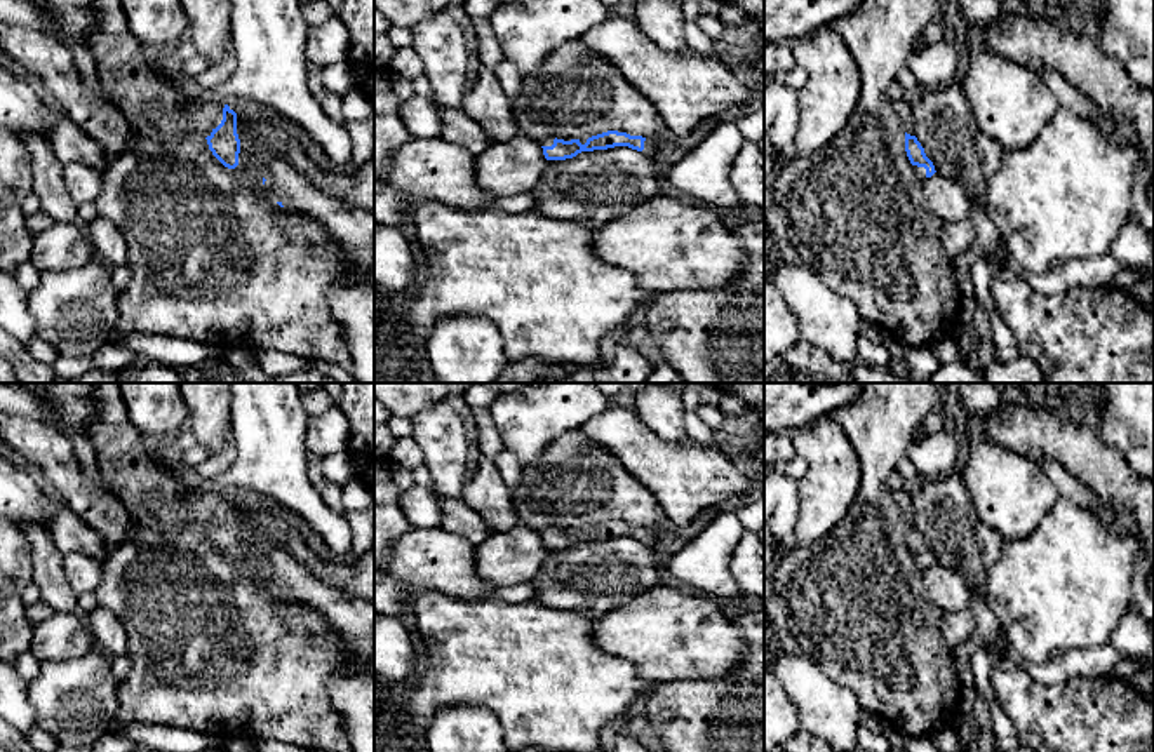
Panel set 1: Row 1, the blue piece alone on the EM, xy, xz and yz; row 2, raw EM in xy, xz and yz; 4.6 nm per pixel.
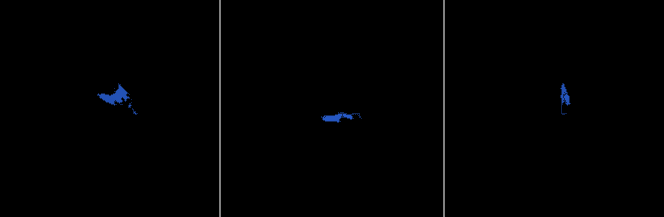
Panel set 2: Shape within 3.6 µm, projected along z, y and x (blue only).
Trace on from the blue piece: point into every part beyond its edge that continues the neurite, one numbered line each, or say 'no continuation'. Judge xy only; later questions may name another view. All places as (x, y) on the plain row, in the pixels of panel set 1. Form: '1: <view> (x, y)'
1: xy (152, 496)
2: xy (352, 617)

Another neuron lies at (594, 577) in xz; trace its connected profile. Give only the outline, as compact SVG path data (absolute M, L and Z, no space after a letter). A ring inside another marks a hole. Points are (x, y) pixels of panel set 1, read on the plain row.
M628 536L581 541L547 552L533 580L533 601L595 618L661 585L665 574L661 557L642 541Z

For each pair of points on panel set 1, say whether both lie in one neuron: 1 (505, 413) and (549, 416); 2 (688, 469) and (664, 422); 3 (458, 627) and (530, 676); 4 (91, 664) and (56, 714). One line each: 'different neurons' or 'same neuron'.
1: same neuron
2: different neurons
3: same neuron
4: same neuron

